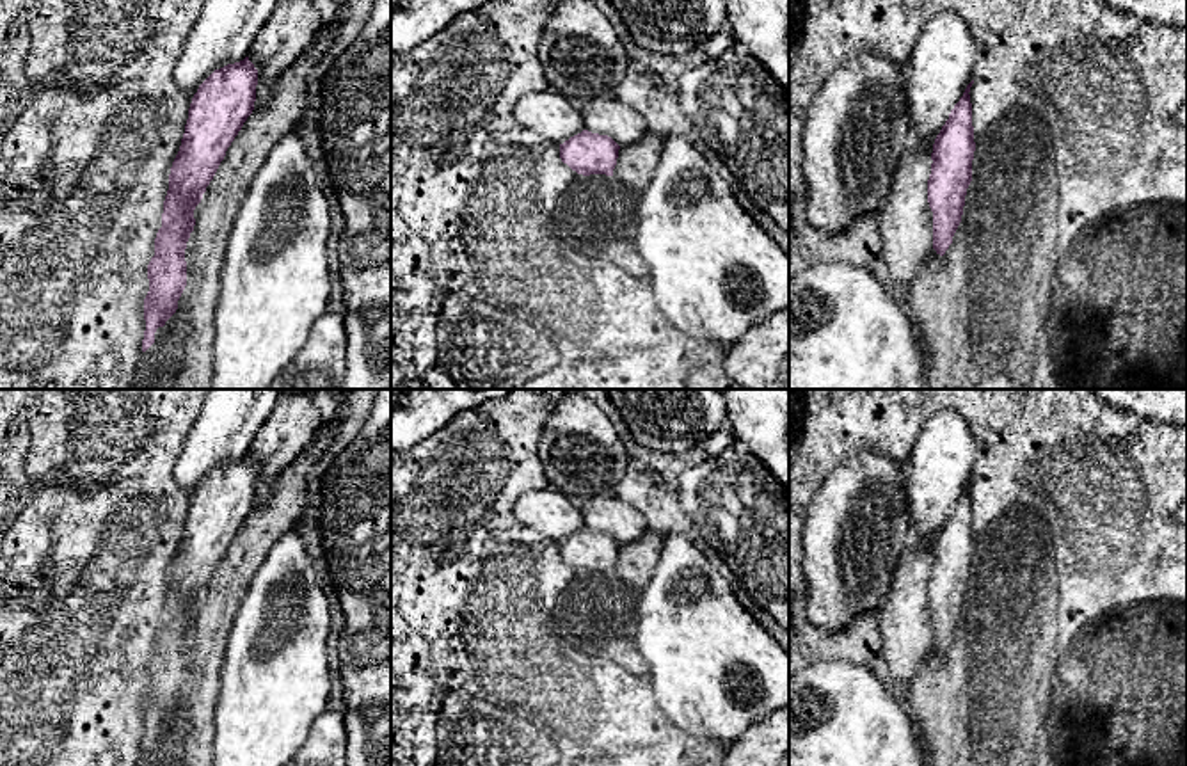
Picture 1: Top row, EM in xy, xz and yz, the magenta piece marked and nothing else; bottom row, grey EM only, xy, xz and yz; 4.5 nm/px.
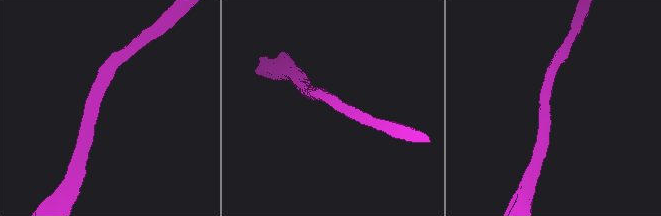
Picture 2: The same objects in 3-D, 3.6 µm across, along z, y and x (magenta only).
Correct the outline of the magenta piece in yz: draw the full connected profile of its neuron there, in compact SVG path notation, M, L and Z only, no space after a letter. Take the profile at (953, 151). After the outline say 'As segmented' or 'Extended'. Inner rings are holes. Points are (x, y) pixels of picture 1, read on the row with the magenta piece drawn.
M974 80L967 85L963 96L951 110L949 119L935 139L931 153L933 164L928 180L928 203L933 211L933 249L940 256L944 256L949 245L952 243L952 236L961 222L967 188L972 181L972 160L976 151L972 103L968 94L972 84Z. As segmented

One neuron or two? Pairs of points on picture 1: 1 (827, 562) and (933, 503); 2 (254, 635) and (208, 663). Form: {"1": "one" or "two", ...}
{"1": "two", "2": "two"}

